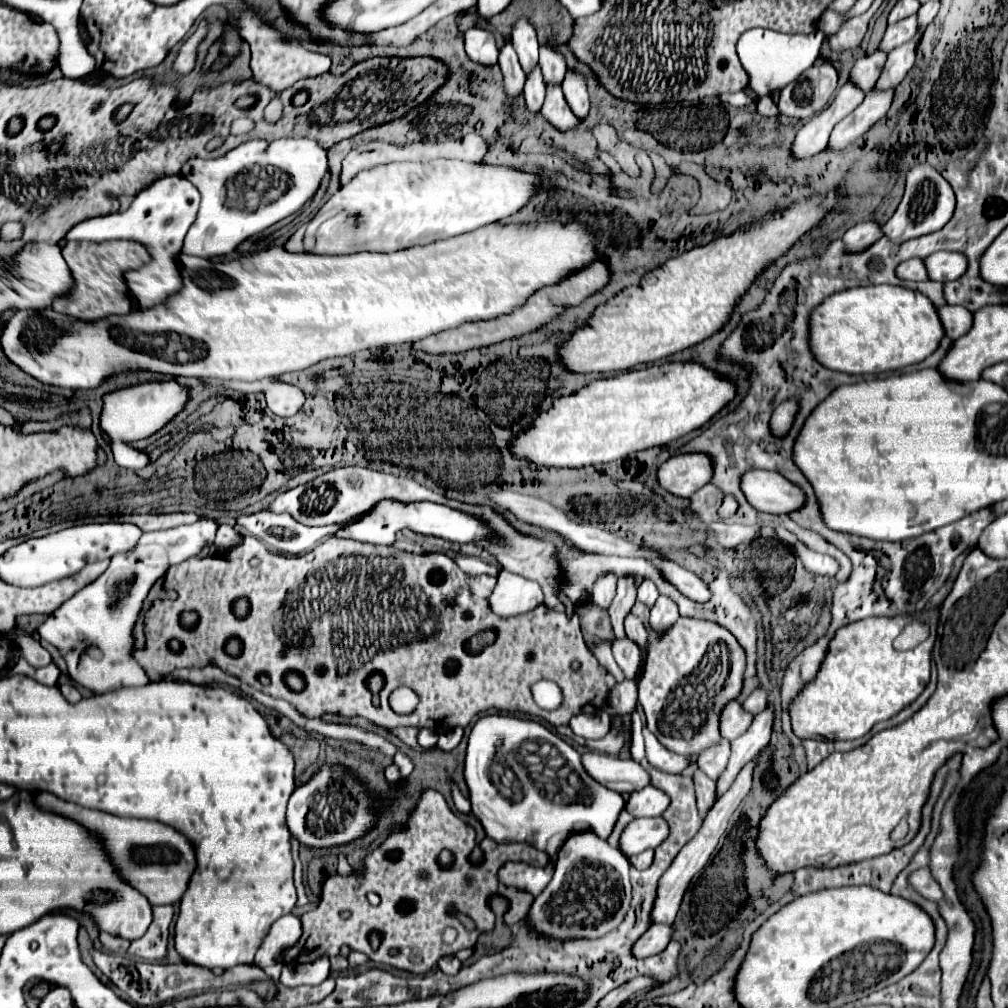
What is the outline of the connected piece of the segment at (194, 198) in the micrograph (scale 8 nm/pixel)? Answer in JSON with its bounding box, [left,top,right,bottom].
[64,175,200,309]

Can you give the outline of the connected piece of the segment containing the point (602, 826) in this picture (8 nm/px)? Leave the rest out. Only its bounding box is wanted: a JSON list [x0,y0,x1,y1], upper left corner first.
[464,715,624,851]

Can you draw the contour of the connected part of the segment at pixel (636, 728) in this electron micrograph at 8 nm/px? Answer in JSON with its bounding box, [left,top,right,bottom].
[630,711,644,763]

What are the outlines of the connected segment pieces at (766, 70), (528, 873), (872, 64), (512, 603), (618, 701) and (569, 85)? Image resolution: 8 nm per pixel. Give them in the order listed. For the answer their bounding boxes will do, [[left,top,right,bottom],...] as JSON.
[[738,29,824,97],[498,863,554,897],[850,51,886,91],[490,571,544,617],[606,681,638,715],[562,71,588,121]]

